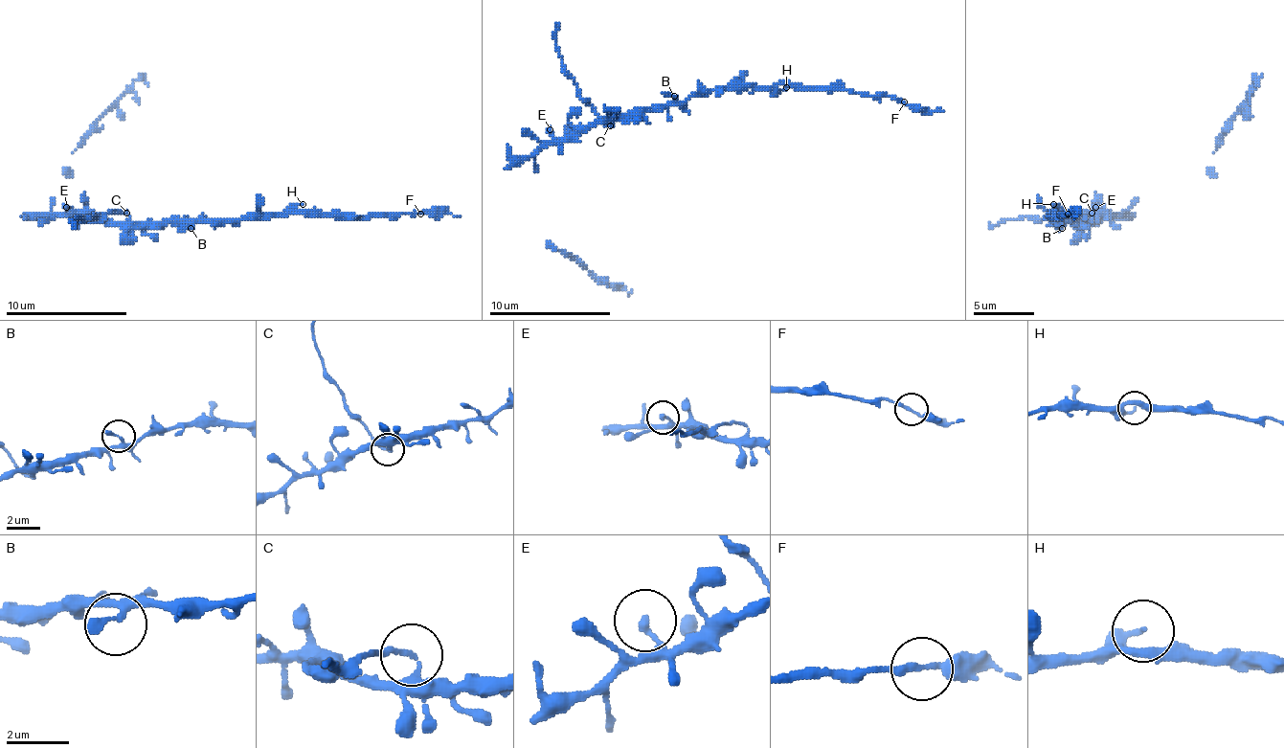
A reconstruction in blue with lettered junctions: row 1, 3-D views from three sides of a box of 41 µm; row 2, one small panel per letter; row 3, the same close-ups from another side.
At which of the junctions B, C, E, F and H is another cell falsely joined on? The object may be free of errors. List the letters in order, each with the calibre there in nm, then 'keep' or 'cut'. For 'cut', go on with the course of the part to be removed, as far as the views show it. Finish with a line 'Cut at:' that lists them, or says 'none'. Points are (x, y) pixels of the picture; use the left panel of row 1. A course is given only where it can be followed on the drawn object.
B: calibre 240 nm; keep
C: calibre 140 nm; cut; course (126, 214), (78, 216), (76, 222)
E: calibre 240 nm; keep
F: calibre 190 nm; keep
H: calibre 150 nm; keep
Cut at: C

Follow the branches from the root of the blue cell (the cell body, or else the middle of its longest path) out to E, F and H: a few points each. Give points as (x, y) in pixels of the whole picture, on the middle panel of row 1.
E: (622, 120), (598, 120), (580, 126), (562, 138), (556, 138), (550, 129)
F: (622, 120), (683, 105), (692, 96), (713, 90), (774, 83), (844, 87), (904, 102)
H: (622, 120), (638, 117), (643, 111), (662, 111), (668, 105), (683, 105), (692, 96), (713, 90), (786, 87)

